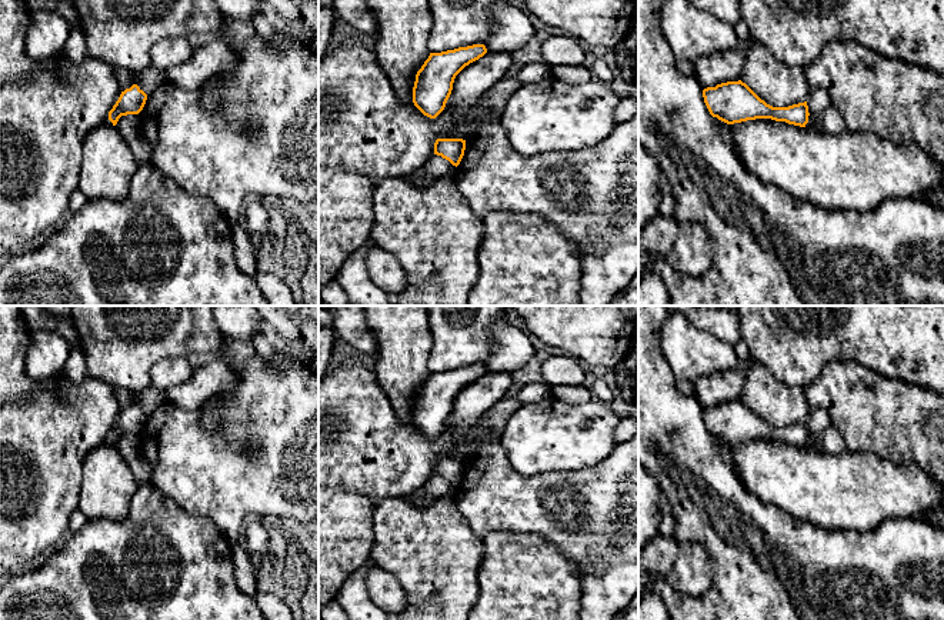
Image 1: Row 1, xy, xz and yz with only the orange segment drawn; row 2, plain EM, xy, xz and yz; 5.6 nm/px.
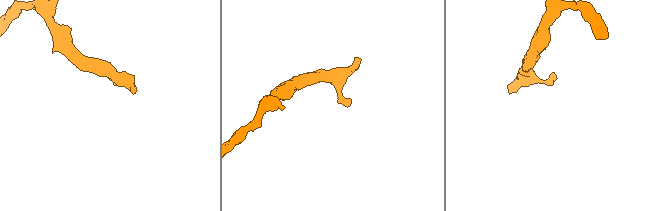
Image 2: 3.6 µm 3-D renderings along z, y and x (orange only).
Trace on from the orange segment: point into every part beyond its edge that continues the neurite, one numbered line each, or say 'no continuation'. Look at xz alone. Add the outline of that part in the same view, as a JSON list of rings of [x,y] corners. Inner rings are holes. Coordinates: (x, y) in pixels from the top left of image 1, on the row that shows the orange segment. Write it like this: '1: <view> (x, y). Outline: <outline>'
no continuation

